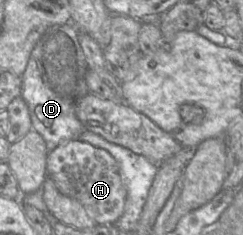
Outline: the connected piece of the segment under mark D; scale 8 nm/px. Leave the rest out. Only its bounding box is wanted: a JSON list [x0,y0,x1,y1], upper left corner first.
[20,23,89,151]

